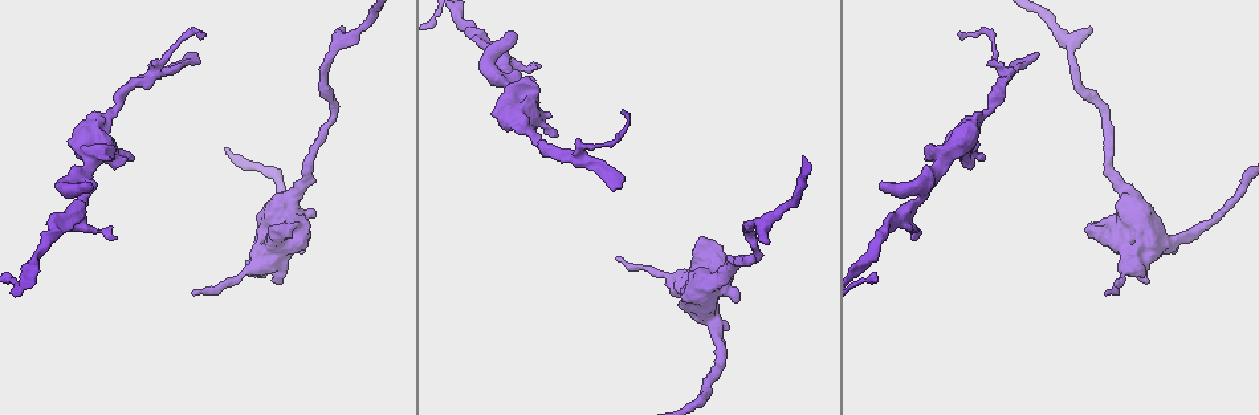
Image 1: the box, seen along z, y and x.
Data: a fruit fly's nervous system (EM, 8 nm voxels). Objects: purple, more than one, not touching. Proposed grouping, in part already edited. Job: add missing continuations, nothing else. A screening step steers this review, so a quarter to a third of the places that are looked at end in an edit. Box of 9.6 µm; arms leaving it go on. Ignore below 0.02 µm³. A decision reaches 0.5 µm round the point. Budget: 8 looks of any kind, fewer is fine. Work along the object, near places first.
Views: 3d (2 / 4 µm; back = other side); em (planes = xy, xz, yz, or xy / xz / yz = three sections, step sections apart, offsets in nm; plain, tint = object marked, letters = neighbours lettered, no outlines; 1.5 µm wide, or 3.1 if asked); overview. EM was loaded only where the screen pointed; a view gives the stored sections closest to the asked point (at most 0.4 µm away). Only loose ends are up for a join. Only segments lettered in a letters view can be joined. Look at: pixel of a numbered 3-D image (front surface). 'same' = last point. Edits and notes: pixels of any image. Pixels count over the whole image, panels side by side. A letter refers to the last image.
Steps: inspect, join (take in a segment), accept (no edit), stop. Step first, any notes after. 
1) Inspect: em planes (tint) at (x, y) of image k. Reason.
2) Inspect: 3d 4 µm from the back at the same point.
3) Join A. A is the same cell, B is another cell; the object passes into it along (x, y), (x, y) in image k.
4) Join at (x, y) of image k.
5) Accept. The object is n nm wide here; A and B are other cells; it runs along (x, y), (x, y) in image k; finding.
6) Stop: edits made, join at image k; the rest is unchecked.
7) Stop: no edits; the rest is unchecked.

Inspect: em xz step 8 (letters) at (278, 283) of image 1. An open end.

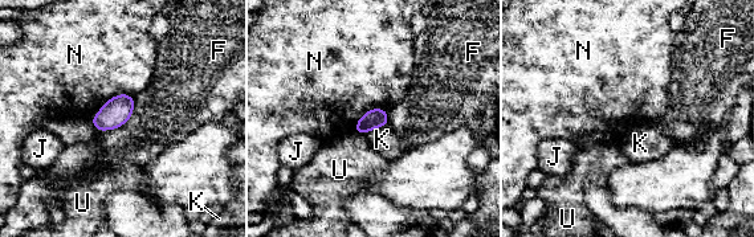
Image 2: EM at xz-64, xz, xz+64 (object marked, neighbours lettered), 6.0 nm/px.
Inspect: em planes (letters) at the same point. Cut it another way.

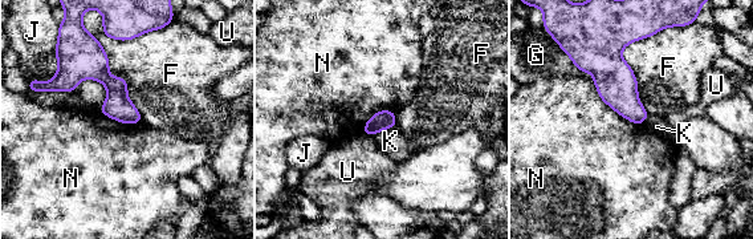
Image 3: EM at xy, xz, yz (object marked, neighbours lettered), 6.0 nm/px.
Accept. F, G, J, K, N and U are other cells; no lettered segment goes on from it.

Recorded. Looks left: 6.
Inspect: 3d 4 µm at (315, 213) of image 1. Branch stops here.

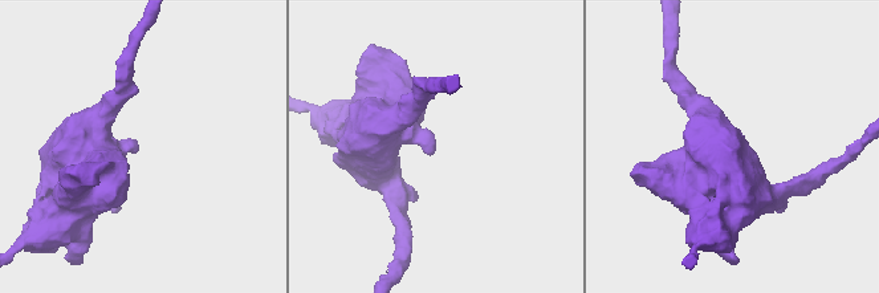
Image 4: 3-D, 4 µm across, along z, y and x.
Inspect: em xz step 8 (tint) at (136, 147) of image 4.

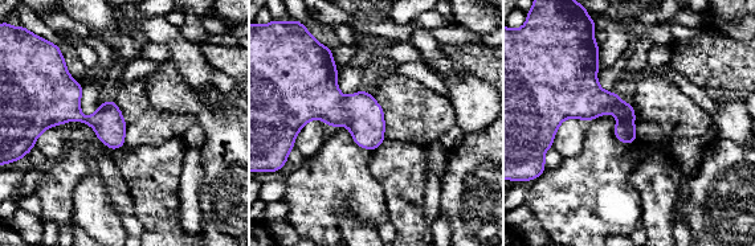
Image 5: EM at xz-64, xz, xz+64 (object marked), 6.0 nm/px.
Inspect: em planes (letters) at the same point. Another direction.

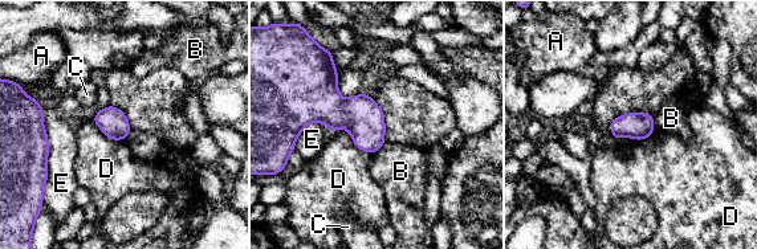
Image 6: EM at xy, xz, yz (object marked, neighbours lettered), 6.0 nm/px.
Accept. The object is 160 nm wide here; A, B, C, D and E are other cells; a border runs along (332, 129), (345, 129), (371, 154) in image 6; no lettered segment goes on from it.

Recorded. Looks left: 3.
Inspect: em yz step 8 (tint) at (344, 30) of image 1. Branch stops here.

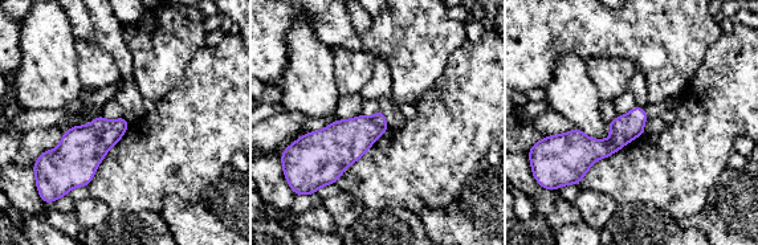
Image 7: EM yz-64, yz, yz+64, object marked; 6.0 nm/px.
Inspect: em planes (letters) at the same point. Another direction.

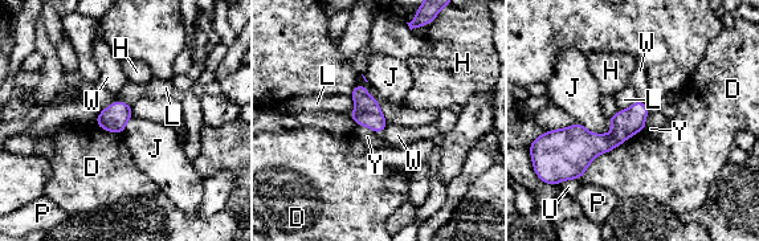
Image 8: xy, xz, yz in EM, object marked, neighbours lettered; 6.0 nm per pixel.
Accept. D, H, J, L, P, U, W and Y are other cells; a border runs along (578, 122), (592, 133), (612, 131) in image 8; no lettered segment goes on from it.

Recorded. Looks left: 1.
Inspect: em planes (letters) at (912, 236) of image 1. Free end.

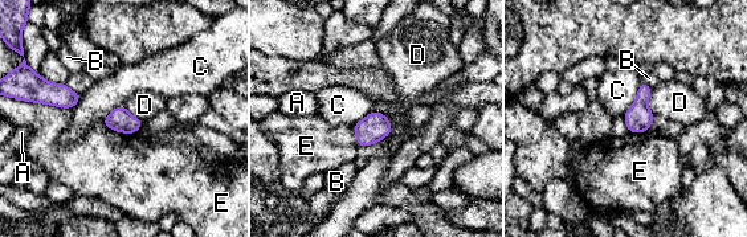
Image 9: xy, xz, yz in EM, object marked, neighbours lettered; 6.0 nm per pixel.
Accept. A, B, C, D and E are other cells; a border runs along (384, 115), (391, 131), (380, 139) in image 9; no lettered segment goes on from it.

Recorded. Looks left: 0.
Stop: no edits; the rest is unchecked.

